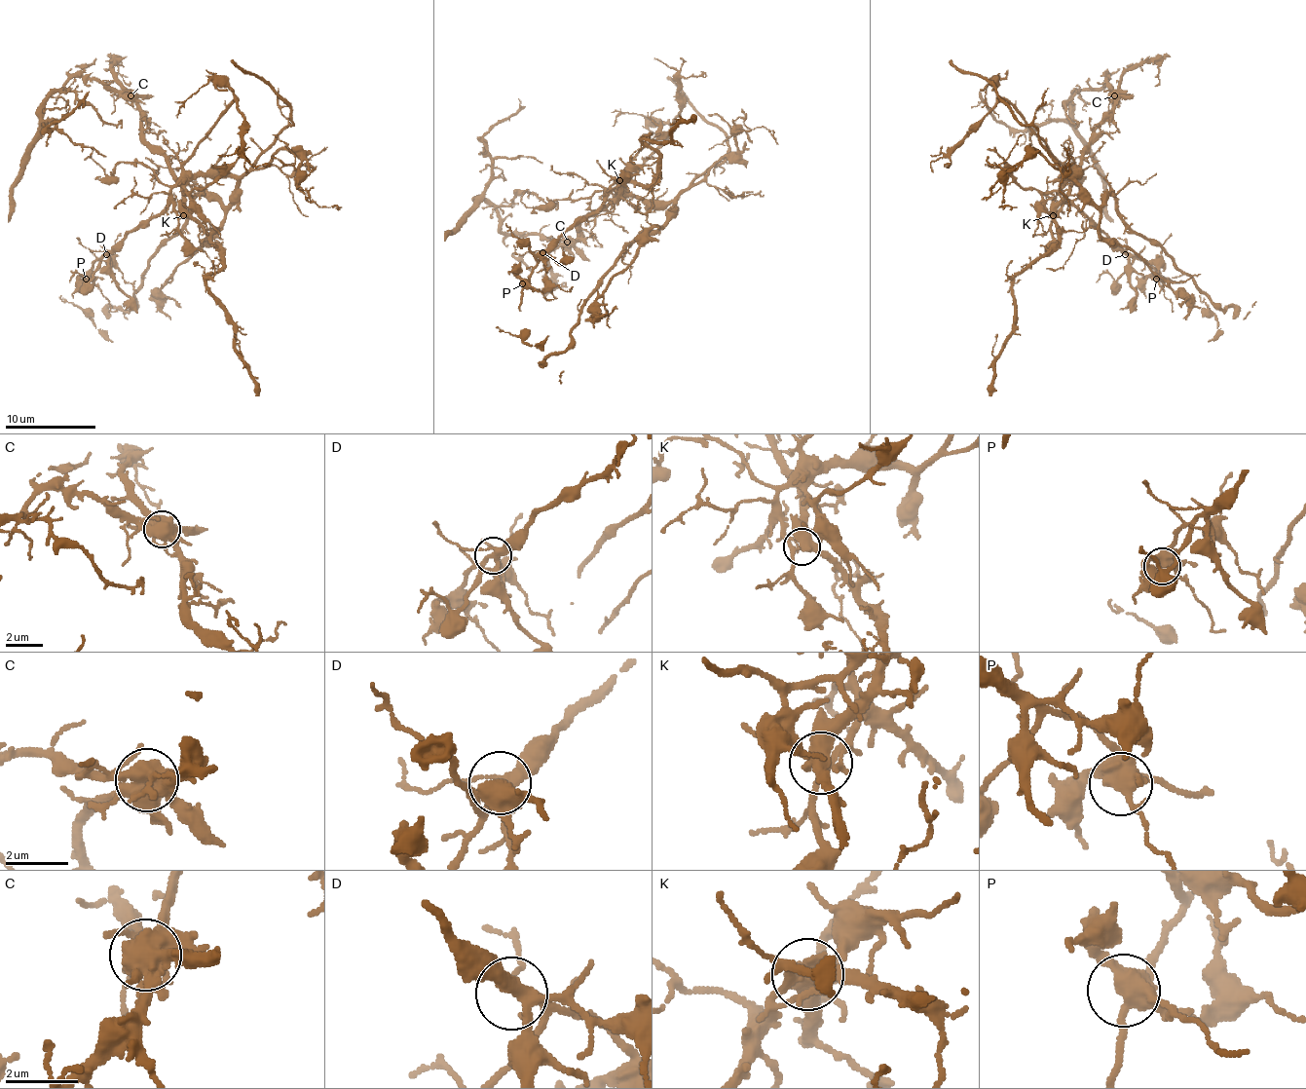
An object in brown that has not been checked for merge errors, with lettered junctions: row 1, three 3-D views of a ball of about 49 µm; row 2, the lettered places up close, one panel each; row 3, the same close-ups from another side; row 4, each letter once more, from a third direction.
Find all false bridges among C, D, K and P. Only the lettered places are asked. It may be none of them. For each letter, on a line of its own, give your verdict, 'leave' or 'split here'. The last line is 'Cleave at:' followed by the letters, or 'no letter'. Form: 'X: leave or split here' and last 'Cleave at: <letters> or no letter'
C: split here
D: leave
K: split here
P: leave
Cleave at: C, K

